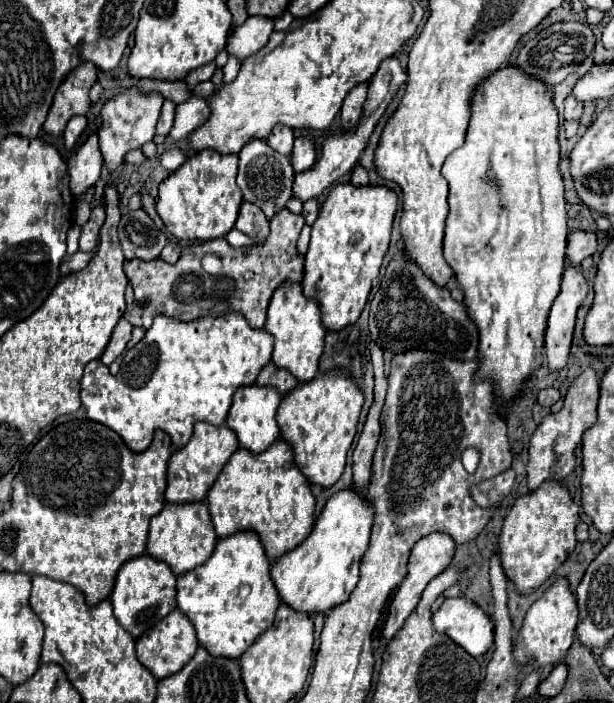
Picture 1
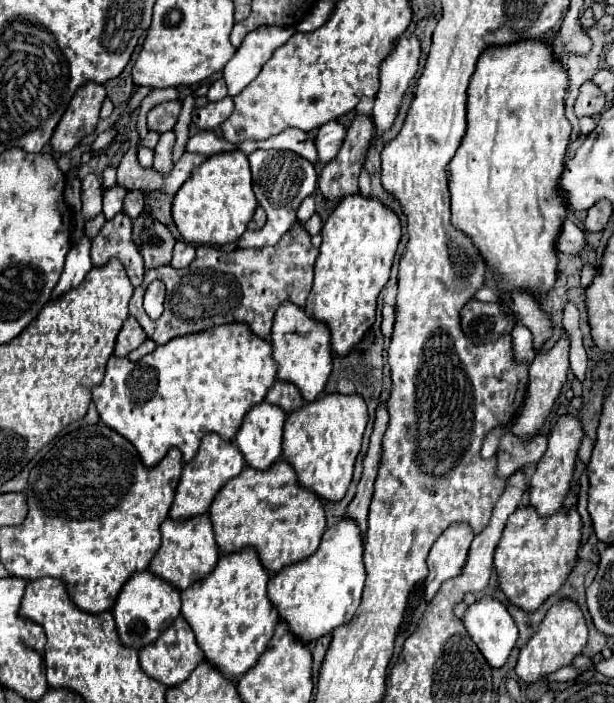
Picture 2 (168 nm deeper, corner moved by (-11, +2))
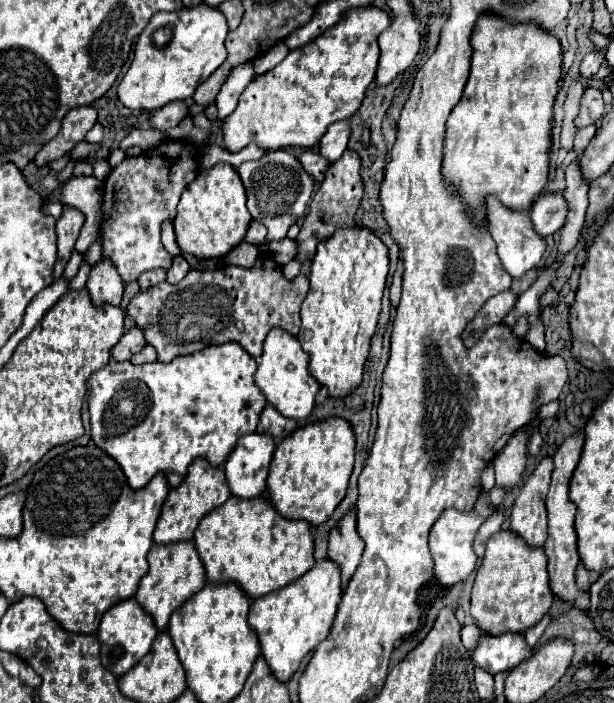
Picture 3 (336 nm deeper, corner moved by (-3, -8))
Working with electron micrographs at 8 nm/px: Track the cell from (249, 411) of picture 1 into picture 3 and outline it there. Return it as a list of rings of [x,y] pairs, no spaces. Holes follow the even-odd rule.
[[[257,432],[243,436],[237,442],[235,450],[229,454],[225,462],[225,476],[233,496],[249,500],[265,492],[273,450],[273,438]]]

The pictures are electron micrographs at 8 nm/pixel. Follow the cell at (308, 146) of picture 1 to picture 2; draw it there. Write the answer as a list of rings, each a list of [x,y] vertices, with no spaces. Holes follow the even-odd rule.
[[[329,122],[329,124],[321,126],[317,132],[317,138],[315,138],[319,162],[323,162],[323,164],[331,162],[337,156],[343,138],[345,138],[345,128],[339,122]]]

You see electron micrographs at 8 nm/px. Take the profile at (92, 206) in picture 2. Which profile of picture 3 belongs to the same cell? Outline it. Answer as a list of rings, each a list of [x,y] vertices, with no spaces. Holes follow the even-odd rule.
[[[67,206],[63,210],[63,216],[59,218],[57,222],[57,246],[59,246],[59,260],[55,264],[55,280],[59,280],[63,276],[63,270],[65,270],[65,264],[69,262],[71,258],[71,252],[73,252],[73,246],[75,246],[75,240],[79,238],[79,230],[85,222],[85,216],[77,210],[77,208],[71,208]]]

